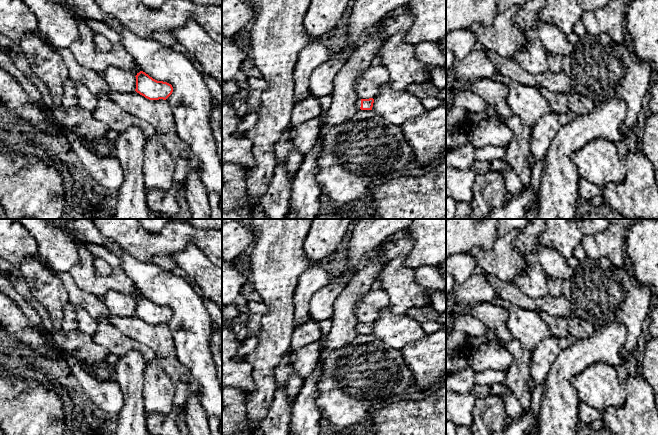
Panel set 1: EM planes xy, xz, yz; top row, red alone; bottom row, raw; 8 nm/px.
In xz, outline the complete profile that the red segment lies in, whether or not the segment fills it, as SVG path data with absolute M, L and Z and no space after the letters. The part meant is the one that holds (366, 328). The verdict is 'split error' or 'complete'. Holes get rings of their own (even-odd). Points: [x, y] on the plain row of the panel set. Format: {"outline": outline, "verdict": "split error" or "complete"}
{"outline": "M369 322L369 323L358 323L356 326L356 332L359 334L372 334L373 331L373 327L374 327L374 323L373 322Z", "verdict": "split error"}

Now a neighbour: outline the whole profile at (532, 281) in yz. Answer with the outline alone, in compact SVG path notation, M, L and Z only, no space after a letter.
M539 264L526 265L525 270L513 282L529 297L541 298L549 295L546 276Z

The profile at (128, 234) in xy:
M91 219L101 235L122 251L143 262L157 255L172 255L188 244L199 247L215 265L222 267L222 232L199 229L188 222L173 220L160 233L146 231L137 219Z

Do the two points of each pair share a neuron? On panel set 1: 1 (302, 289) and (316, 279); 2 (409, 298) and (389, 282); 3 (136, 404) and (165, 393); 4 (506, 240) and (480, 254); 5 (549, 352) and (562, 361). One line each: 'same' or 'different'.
1: same
2: same
3: different
4: same
5: different

